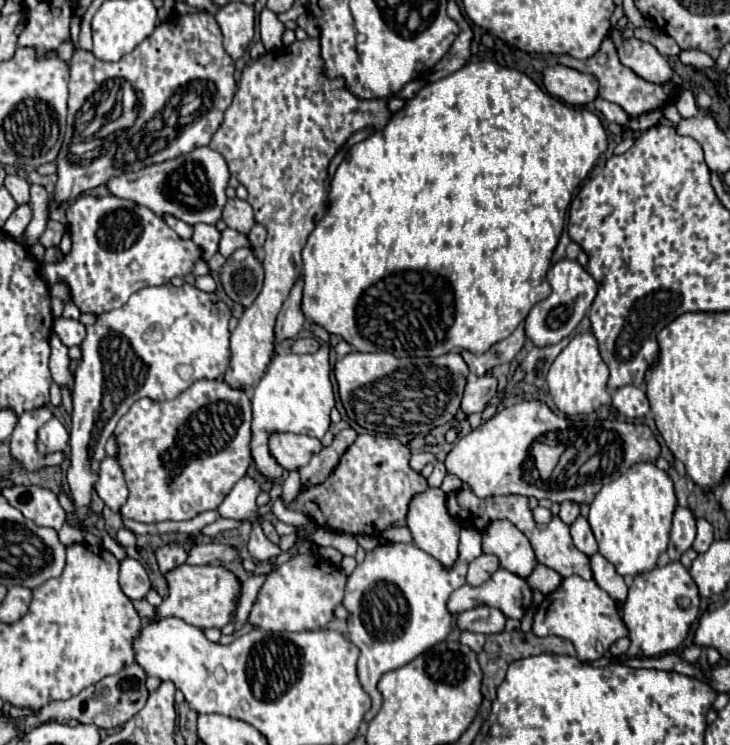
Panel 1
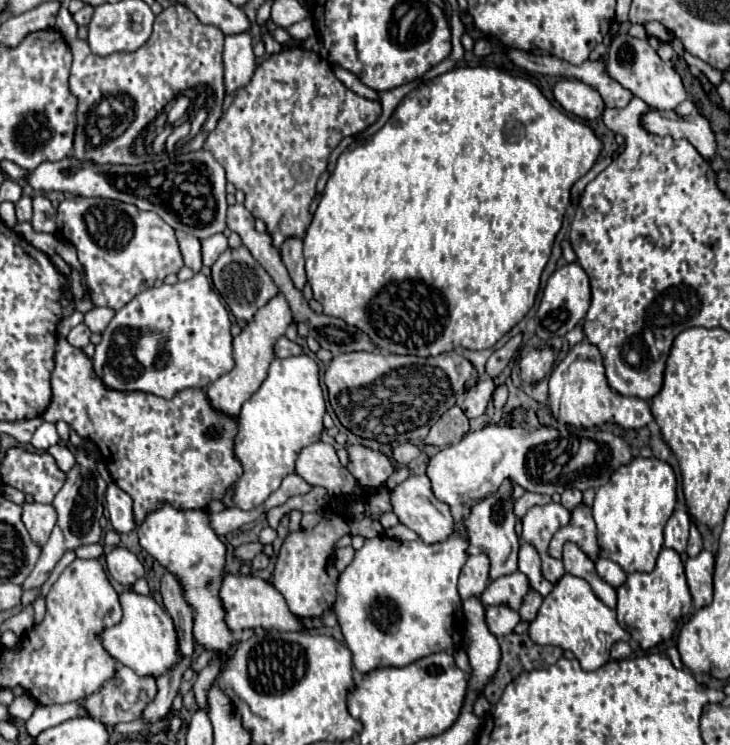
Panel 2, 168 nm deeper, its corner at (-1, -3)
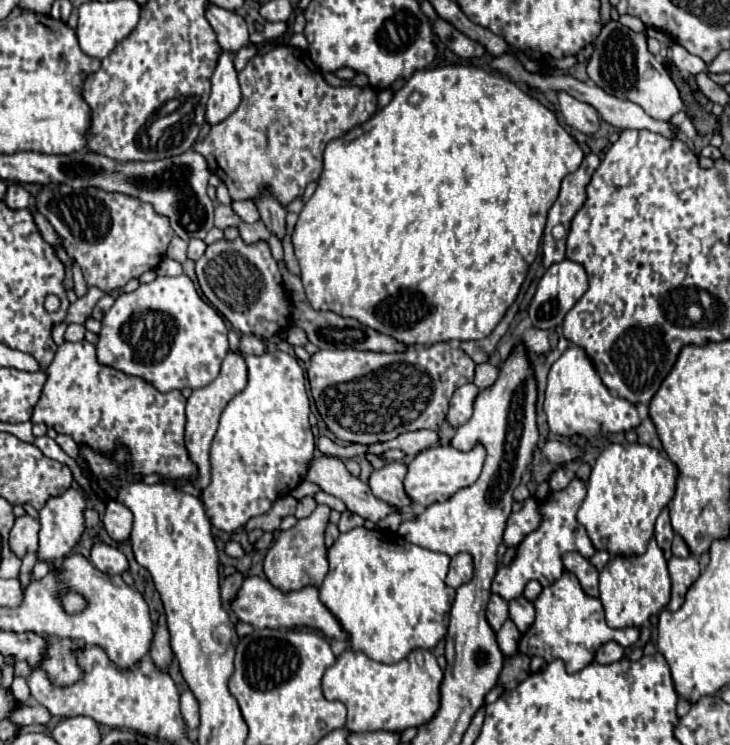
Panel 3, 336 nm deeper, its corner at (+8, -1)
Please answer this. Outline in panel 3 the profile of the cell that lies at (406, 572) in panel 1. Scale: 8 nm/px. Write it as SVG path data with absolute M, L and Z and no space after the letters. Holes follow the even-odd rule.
M356 527L342 533L332 549L328 549L330 571L320 587L320 601L340 621L350 635L350 647L366 653L374 661L398 663L414 649L432 649L448 633L448 611L454 603L454 589L444 583L450 557L400 539L398 533L382 529Z

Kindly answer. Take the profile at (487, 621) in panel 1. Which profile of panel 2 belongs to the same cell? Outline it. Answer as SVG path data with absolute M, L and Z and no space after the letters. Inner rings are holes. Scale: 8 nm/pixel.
M491 605L487 607L487 625L495 637L509 635L515 625L521 621L519 613L509 609L509 605Z

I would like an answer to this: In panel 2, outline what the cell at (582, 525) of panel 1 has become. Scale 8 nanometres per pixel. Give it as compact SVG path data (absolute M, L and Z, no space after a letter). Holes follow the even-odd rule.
M547 503L531 507L523 517L523 539L531 543L541 555L547 551L553 533L569 523L569 511L561 503Z

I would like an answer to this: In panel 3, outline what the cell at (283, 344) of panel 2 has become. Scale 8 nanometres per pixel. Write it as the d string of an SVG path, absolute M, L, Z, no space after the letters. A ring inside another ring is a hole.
M242 335L240 337L240 351L246 355L264 355L268 351L266 341L256 335Z

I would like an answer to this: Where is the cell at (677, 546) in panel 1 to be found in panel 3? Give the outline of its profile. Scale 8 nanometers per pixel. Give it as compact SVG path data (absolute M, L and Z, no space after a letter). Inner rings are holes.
M664 507L664 511L658 515L658 521L656 521L656 531L654 531L654 537L660 545L660 549L670 555L670 545L672 545L672 537L674 537L674 529L670 525L670 517L668 517L668 507Z

